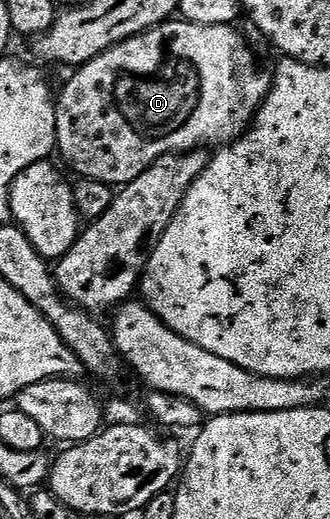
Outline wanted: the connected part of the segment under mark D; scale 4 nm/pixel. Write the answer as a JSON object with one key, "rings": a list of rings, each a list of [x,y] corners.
{"rings":[[[170,18],[80,65],[55,100],[59,156],[61,152],[78,177],[124,186],[165,156],[191,152],[205,144],[225,146],[244,136],[273,87],[273,76],[257,65],[252,50],[235,29],[227,24],[199,26]]]}

